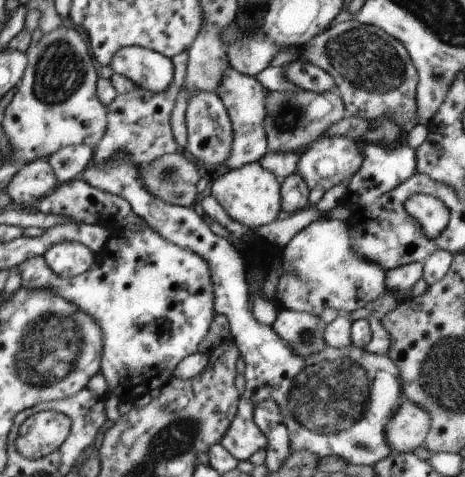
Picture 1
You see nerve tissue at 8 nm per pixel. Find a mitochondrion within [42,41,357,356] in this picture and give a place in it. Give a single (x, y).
(288, 114)

